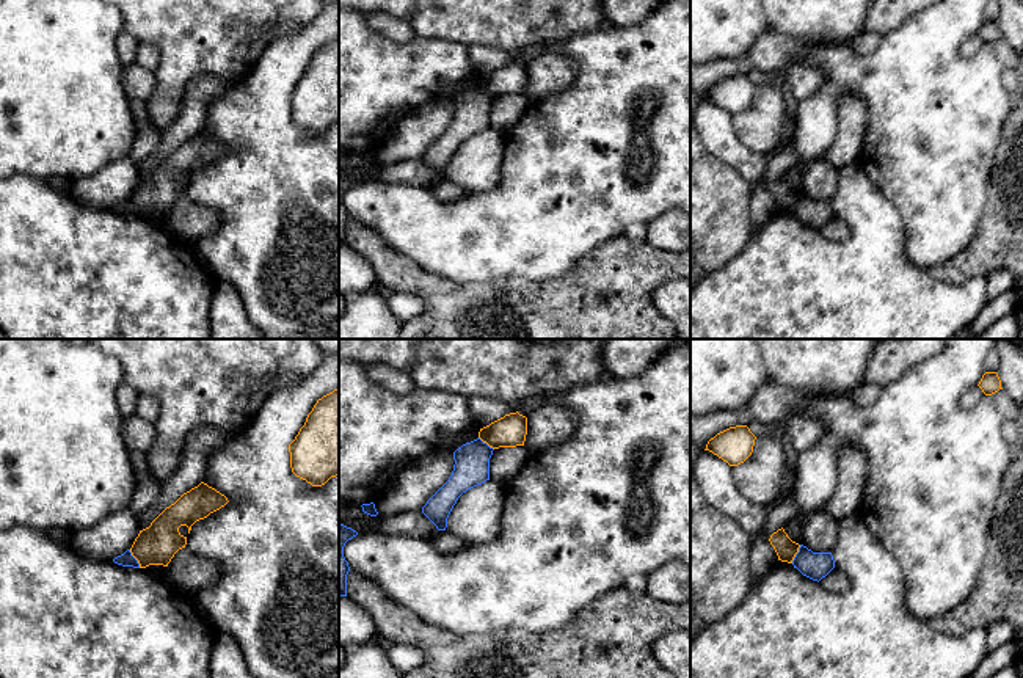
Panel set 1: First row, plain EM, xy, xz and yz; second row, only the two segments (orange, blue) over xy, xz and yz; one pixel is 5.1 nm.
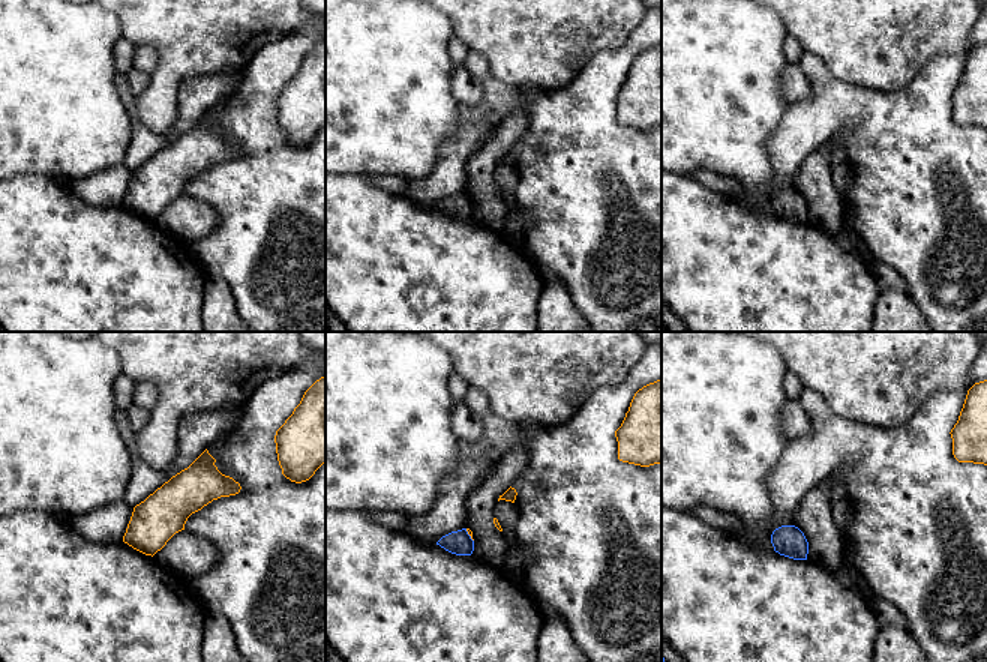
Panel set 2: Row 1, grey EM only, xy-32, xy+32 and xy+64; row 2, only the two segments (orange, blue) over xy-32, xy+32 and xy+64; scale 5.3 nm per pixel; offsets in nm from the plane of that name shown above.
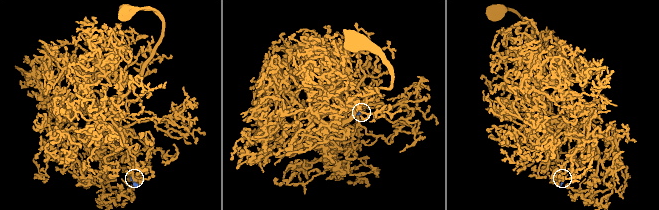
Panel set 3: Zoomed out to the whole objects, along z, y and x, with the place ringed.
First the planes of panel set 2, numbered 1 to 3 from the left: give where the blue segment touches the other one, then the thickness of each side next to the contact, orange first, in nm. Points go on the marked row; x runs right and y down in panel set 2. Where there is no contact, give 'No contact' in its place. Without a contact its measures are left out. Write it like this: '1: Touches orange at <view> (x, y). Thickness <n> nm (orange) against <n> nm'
1: No contact
2: Touches orange at xy+32 (468, 533). Thickness 20 nm (orange) against 130 nm
3: No contact

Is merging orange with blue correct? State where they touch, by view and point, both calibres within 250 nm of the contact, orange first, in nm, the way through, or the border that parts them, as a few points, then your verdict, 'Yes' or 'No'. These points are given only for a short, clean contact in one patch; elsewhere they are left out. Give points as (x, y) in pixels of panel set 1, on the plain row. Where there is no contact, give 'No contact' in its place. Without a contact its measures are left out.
Touches orange at xy (135, 206). Thickness 200 nm (orange) against 70 nm. Boundary: xy (129, 198), (140, 215). No

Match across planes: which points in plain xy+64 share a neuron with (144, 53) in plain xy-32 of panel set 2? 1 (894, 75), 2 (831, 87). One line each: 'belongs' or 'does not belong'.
1: does not belong
2: belongs

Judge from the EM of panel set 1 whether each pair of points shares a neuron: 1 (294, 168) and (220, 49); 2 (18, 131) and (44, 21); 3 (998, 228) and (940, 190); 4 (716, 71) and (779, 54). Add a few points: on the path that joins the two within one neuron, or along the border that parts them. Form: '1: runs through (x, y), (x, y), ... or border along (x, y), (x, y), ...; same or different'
1: border along (265, 49), (242, 79); different
2: runs through (18, 104), (18, 47); same
3: border along (989, 179), (986, 209), (973, 237), (964, 248); different
4: runs through (731, 68), (763, 55); same

